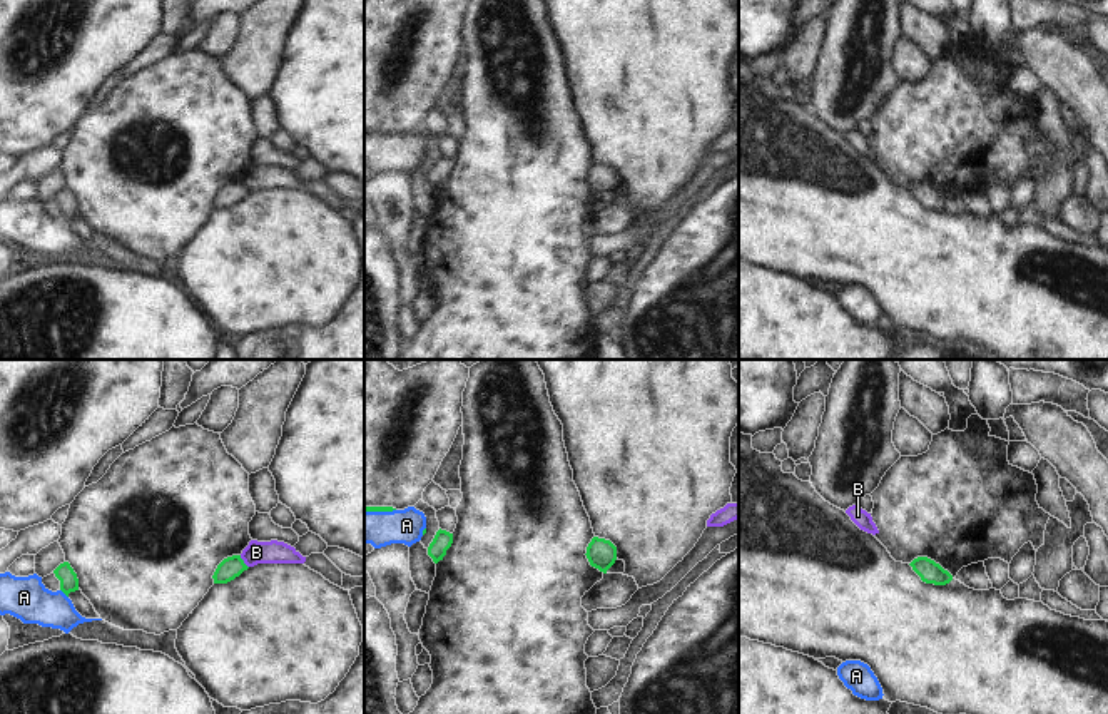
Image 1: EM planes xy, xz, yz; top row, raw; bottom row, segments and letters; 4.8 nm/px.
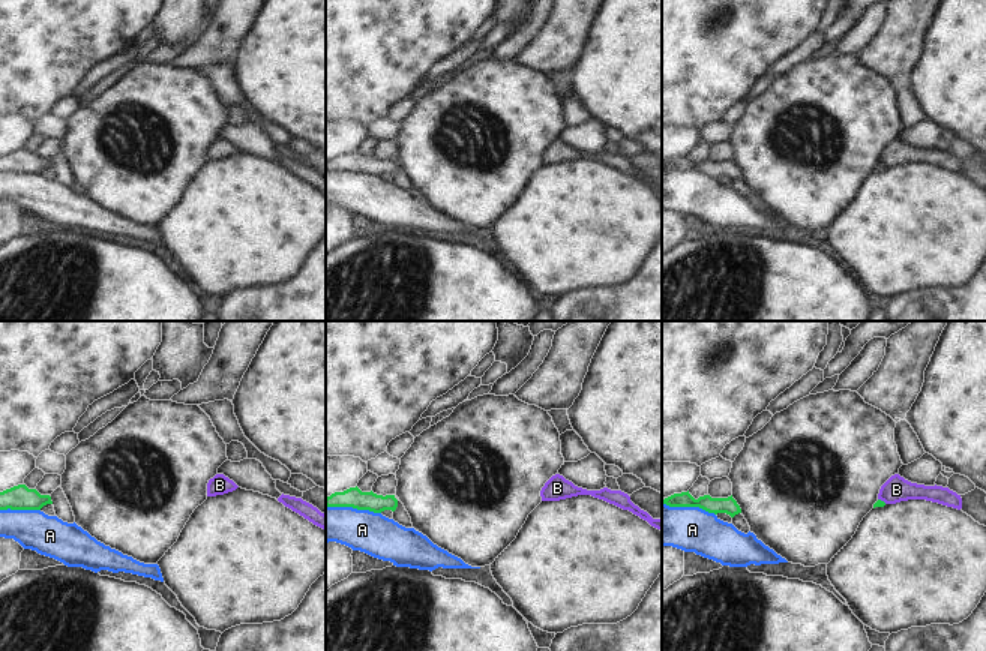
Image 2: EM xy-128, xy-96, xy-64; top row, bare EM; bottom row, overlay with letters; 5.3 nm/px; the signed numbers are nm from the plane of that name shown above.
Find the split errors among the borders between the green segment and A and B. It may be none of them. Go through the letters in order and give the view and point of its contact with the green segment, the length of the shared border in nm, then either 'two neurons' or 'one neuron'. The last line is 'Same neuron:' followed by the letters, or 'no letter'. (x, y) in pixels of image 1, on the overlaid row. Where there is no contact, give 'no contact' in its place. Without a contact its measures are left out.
A: meets green in xy at (64, 592); contact 60 nm long; two neurons
B: meets green in xy at (243, 562); contact 80 nm long; two neurons
Same neuron: no letter

